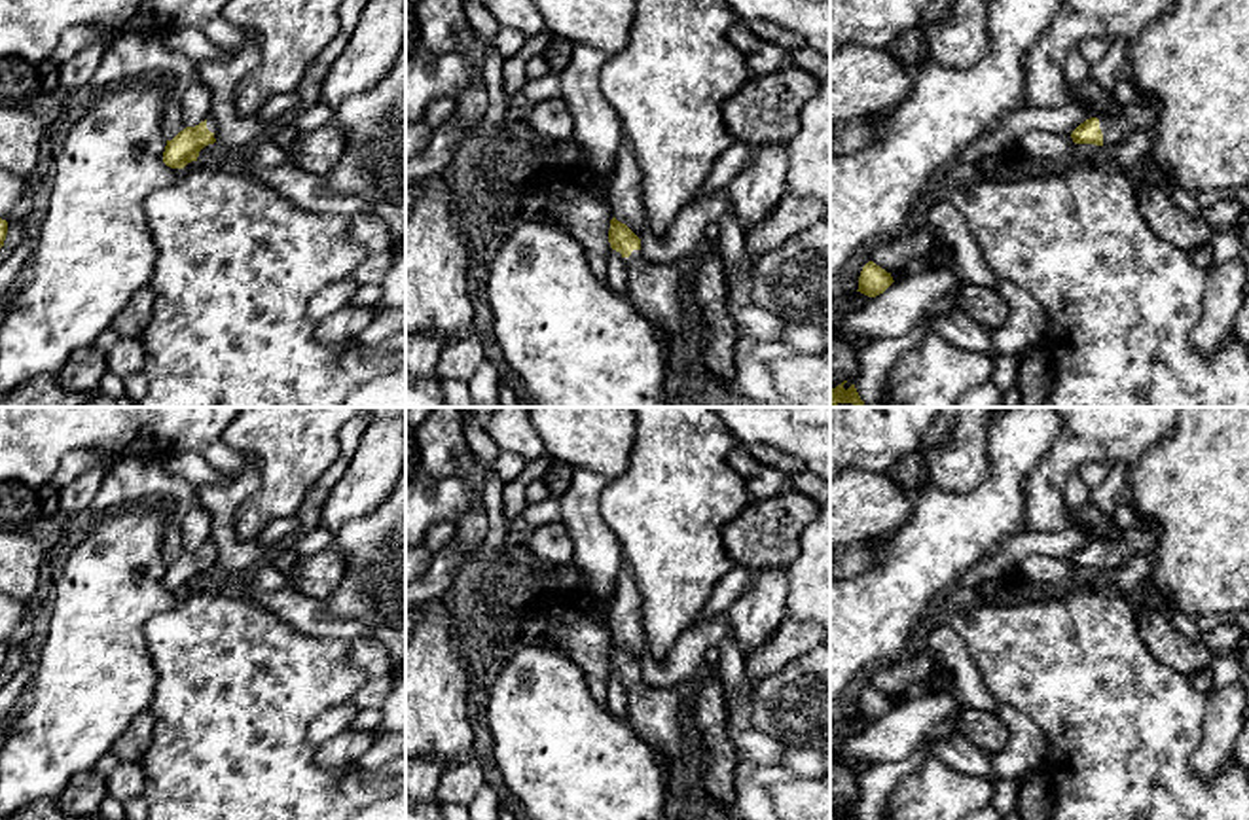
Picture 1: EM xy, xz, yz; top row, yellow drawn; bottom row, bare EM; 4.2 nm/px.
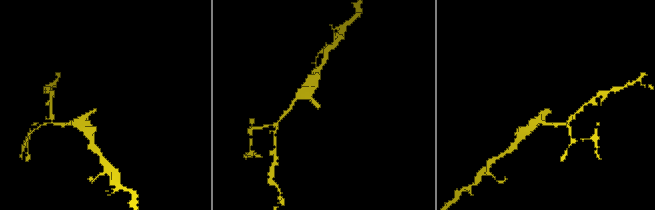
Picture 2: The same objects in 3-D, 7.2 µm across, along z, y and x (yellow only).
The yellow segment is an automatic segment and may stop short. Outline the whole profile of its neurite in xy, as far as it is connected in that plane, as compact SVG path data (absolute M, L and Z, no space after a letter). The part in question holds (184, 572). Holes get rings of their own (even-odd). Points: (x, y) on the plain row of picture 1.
M207 542L195 551L186 551L172 564L167 564L163 587L171 593L184 593L188 587L197 585L199 576L216 566L218 549Z

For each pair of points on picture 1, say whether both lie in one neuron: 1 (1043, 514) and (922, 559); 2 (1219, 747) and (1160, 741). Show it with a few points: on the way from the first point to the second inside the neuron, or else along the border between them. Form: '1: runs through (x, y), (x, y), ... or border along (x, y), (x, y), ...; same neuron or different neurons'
1: border along (1030, 476), (1024, 487), (1022, 531); different neurons
2: border along (1208, 701), (1193, 756), (1202, 779); different neurons

